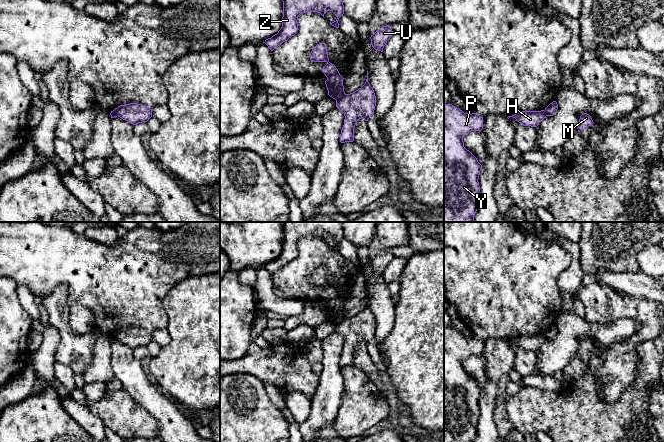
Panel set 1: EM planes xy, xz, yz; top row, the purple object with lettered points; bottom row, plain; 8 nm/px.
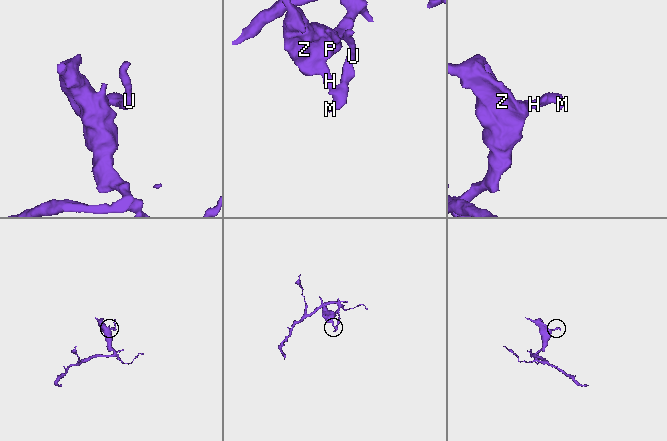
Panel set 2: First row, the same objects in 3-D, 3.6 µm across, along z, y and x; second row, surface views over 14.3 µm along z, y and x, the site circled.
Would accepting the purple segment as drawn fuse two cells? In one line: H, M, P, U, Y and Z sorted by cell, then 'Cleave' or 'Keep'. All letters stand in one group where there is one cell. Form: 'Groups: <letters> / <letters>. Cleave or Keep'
Groups: H P Y Z / M U. Cleave

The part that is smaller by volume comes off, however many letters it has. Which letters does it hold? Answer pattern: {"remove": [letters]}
{"remove": ["M", "U"]}

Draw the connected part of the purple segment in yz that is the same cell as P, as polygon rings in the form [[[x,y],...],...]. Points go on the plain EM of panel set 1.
[[[444,327],[444,442],[474,442],[480,416],[479,398],[482,389],[477,382],[464,371],[463,361],[471,355],[483,353],[483,341],[476,337],[467,338],[452,328]]]

